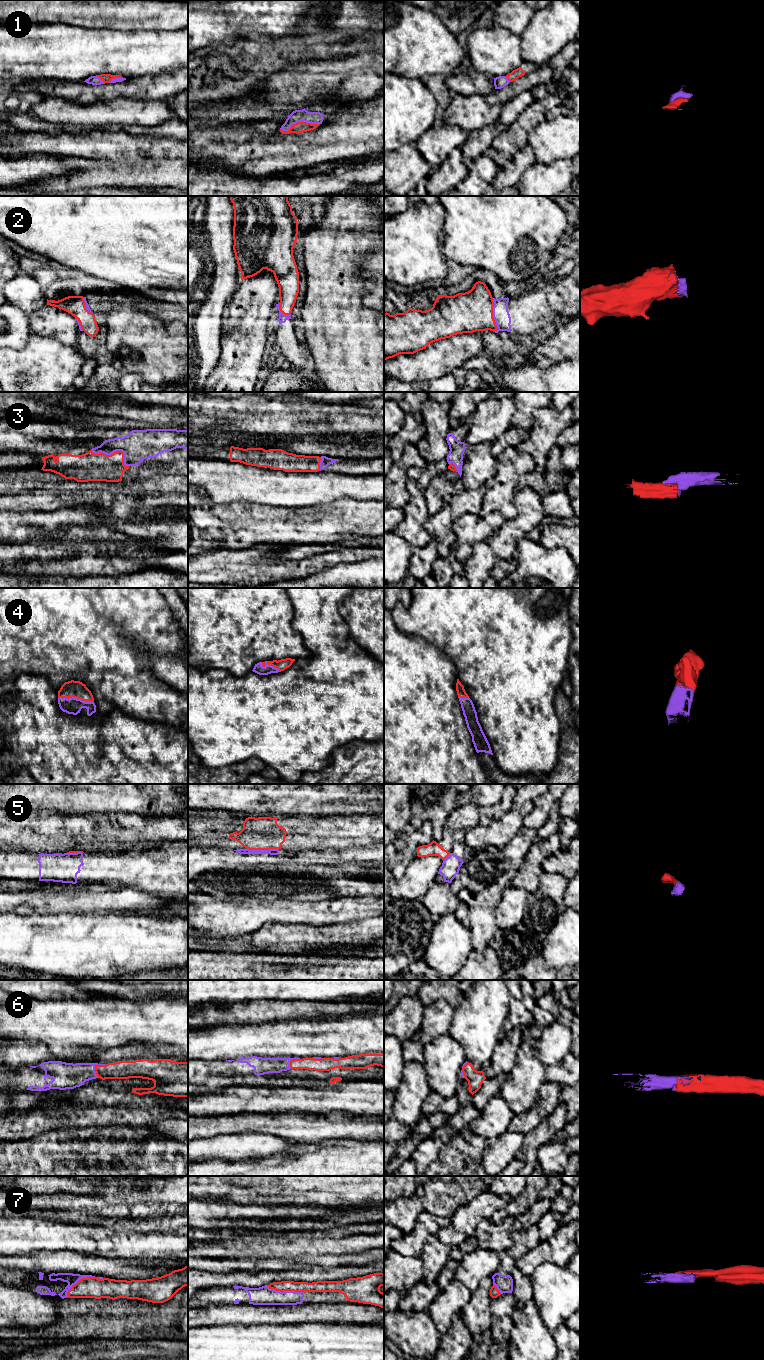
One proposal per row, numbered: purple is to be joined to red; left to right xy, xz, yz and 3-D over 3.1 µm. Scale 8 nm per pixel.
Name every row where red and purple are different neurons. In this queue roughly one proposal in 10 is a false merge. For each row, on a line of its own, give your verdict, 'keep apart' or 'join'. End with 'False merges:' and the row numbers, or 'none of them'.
1: join
2: join
3: join
4: join
5: keep apart
6: join
7: join
False merges: 5

